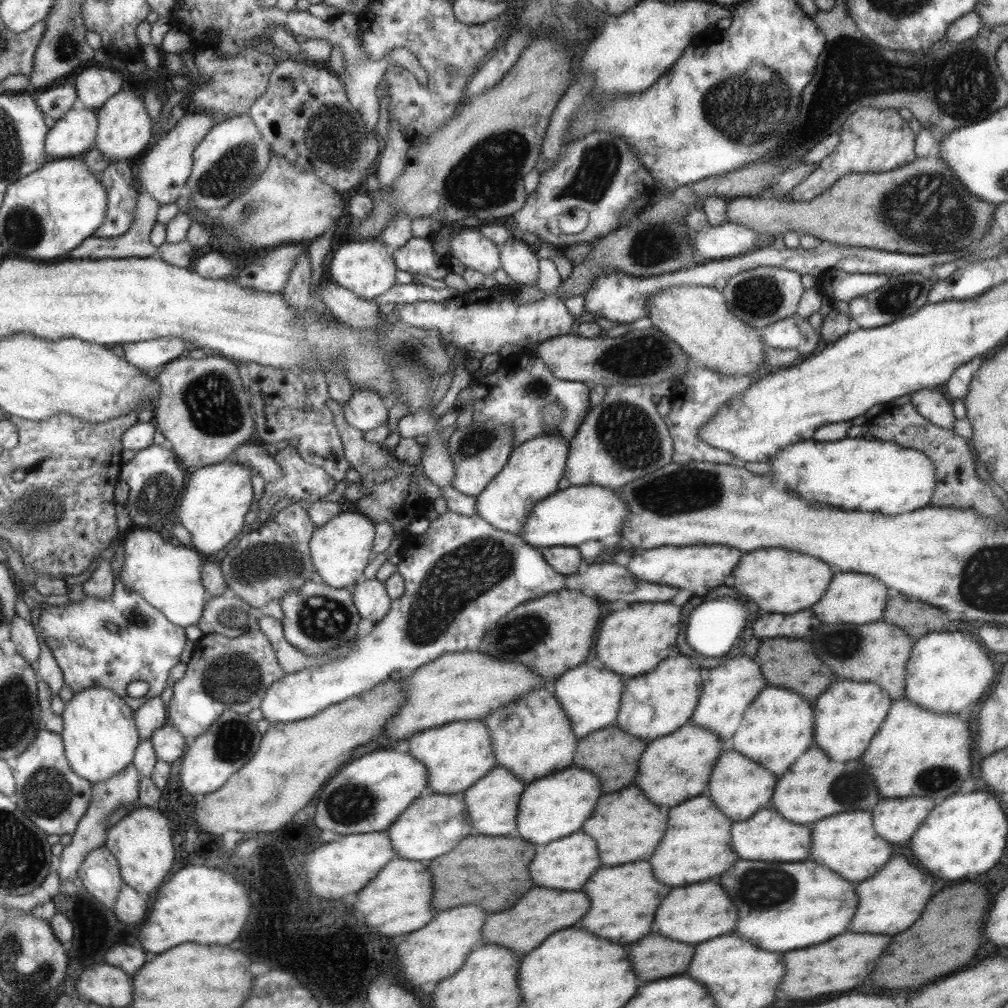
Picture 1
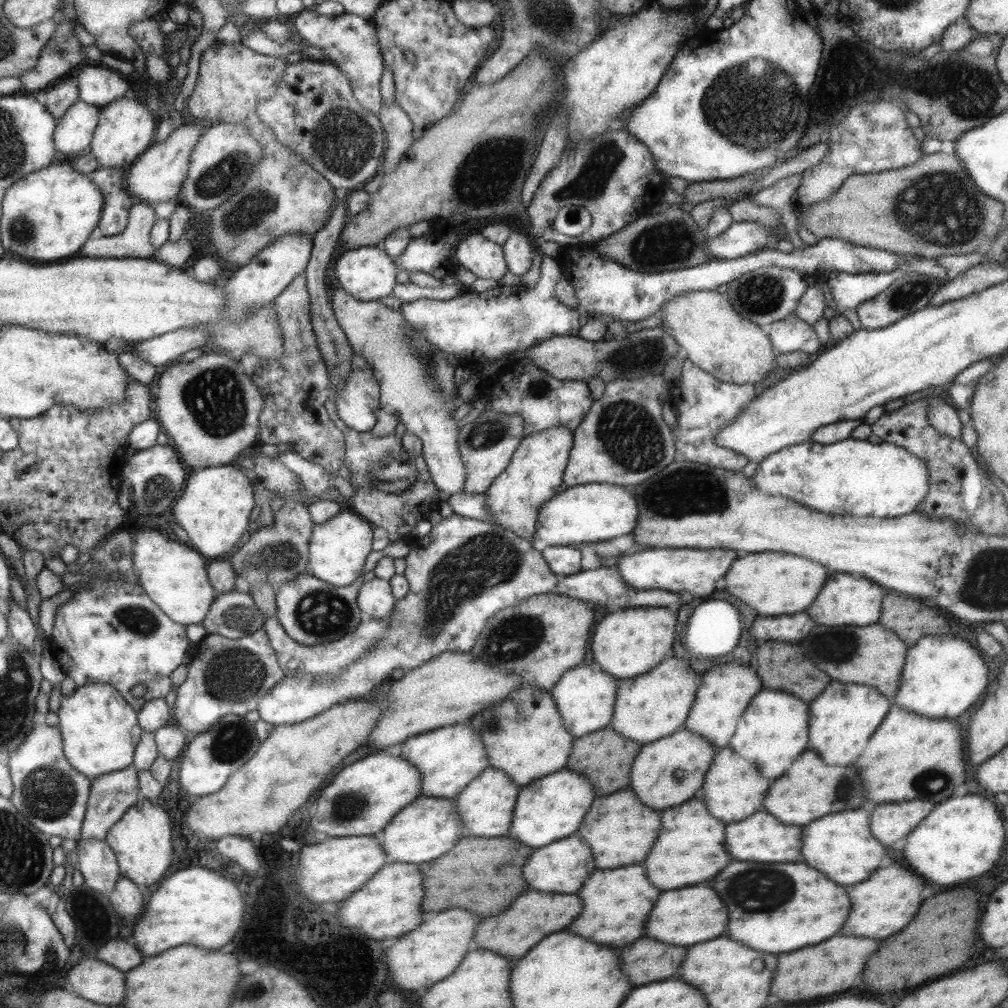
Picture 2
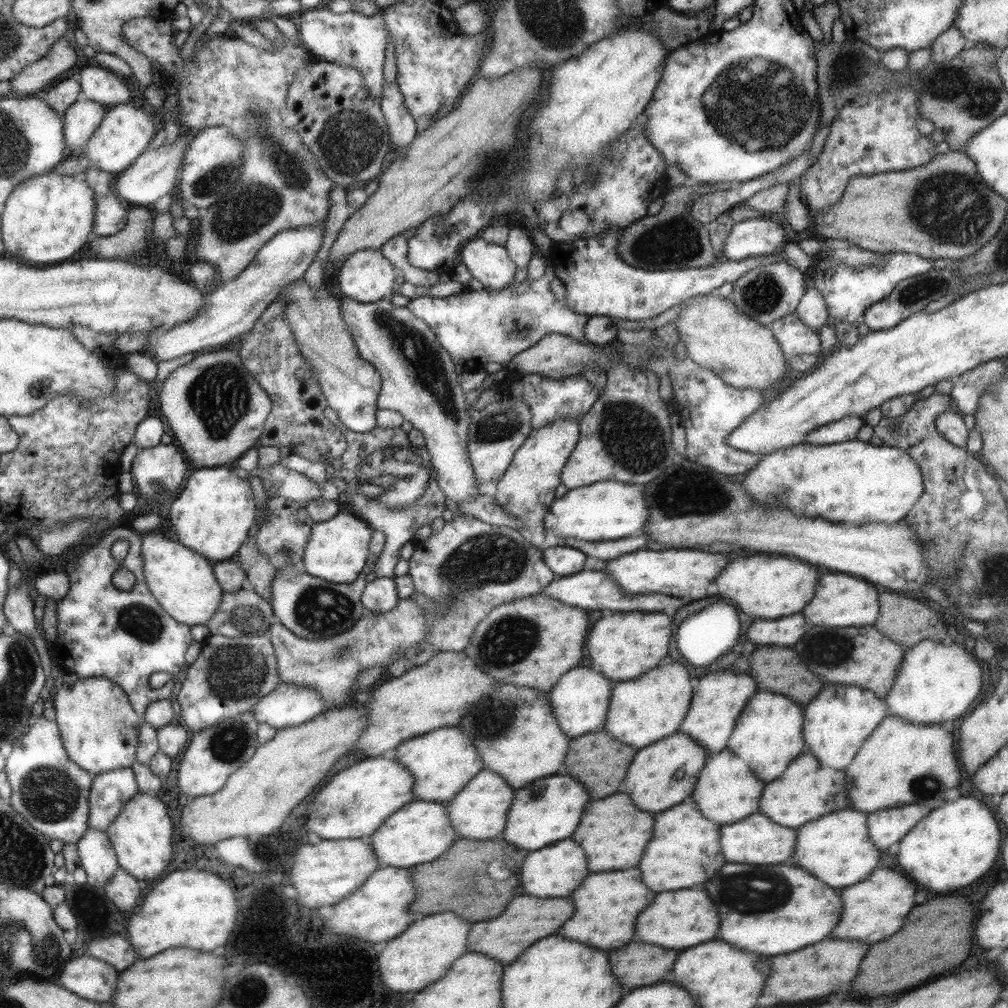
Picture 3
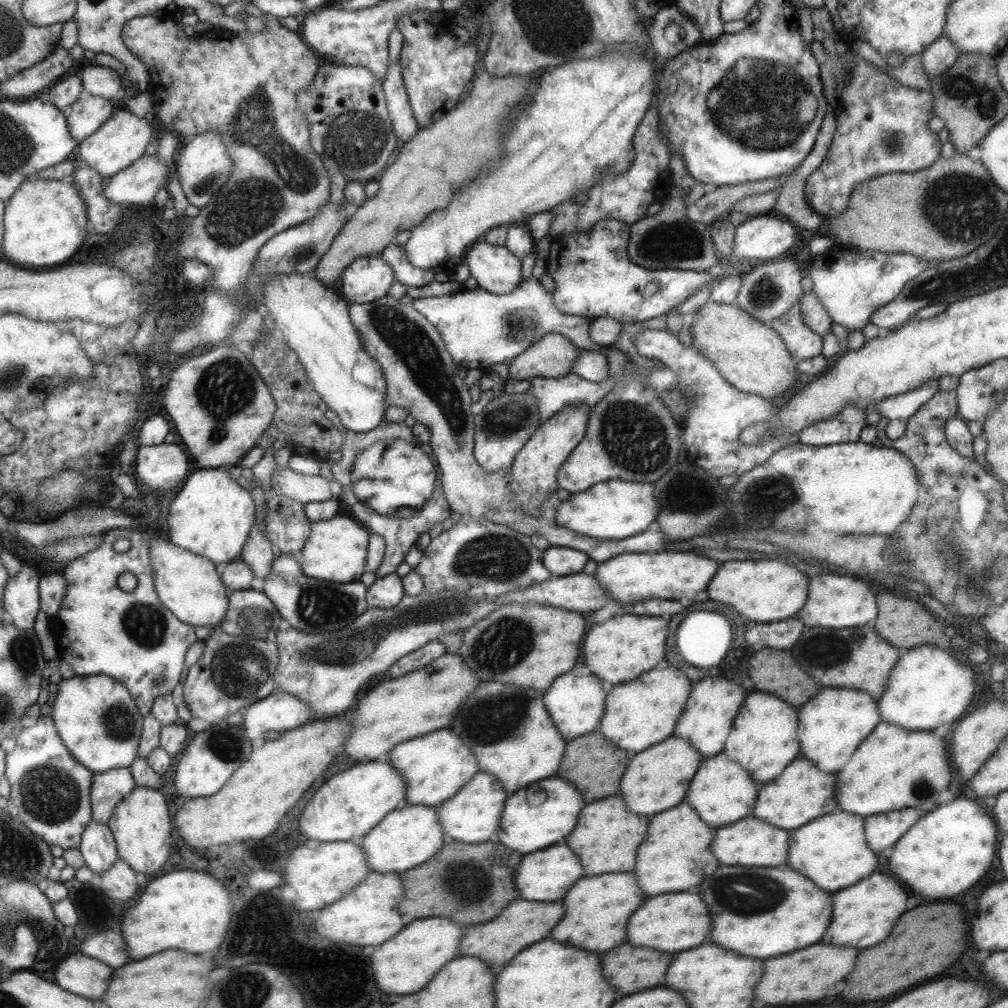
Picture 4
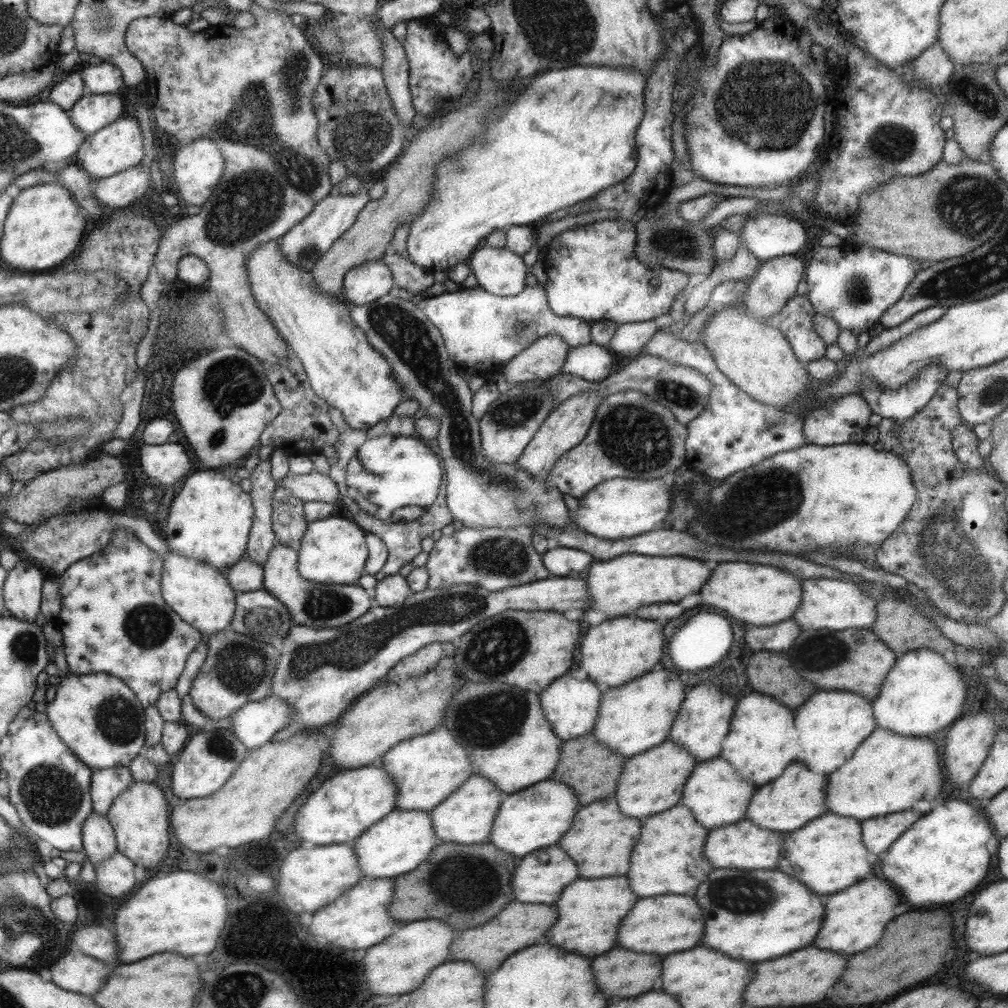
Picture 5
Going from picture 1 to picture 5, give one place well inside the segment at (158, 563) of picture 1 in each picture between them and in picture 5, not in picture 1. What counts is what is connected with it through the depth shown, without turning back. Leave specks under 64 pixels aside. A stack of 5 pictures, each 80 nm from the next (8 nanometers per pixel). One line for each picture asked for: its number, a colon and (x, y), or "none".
2: (173, 575)
3: (181, 581)
4: (188, 585)
5: (198, 593)

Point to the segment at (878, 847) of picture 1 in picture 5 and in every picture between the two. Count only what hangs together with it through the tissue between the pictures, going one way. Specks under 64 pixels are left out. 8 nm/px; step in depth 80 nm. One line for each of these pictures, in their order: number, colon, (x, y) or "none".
2: (841, 846)
3: (836, 848)
4: (831, 851)
5: (826, 854)

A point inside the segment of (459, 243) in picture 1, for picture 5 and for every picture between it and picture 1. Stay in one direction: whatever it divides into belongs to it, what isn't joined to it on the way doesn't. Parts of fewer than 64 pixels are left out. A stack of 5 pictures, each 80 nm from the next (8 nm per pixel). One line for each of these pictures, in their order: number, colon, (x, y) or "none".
2: (473, 252)
3: (488, 262)
4: (496, 270)
5: (499, 271)

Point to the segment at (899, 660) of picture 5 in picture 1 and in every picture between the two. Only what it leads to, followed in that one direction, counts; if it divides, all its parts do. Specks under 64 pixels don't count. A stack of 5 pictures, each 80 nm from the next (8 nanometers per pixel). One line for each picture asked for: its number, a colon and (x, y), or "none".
1: (947, 671)
2: (942, 676)
3: (935, 682)
4: (928, 686)

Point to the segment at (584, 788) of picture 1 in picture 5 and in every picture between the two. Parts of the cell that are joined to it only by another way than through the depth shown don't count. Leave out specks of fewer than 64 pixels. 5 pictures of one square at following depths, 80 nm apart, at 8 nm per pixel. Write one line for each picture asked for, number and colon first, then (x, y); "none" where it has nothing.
2: (552, 807)
3: (548, 809)
4: (534, 817)
5: (535, 817)

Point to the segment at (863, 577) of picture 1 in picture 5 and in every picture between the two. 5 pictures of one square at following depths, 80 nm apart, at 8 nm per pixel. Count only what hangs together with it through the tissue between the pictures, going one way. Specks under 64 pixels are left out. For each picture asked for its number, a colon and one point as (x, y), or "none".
2: (844, 599)
3: (839, 600)
4: (834, 601)
5: (826, 603)

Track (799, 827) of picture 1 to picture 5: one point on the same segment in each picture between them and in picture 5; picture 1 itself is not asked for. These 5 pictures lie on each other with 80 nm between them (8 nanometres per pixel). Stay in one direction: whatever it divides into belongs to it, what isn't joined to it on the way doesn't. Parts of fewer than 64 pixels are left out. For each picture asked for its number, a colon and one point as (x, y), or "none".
2: (761, 837)
3: (755, 838)
4: (750, 842)
5: (743, 844)

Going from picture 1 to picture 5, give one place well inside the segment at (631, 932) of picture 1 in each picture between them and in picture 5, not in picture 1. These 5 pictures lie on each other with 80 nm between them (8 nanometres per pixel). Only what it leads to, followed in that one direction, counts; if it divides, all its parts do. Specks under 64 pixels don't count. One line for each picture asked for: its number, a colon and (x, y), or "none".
2: (616, 902)
3: (606, 903)
4: (596, 909)
5: (590, 909)

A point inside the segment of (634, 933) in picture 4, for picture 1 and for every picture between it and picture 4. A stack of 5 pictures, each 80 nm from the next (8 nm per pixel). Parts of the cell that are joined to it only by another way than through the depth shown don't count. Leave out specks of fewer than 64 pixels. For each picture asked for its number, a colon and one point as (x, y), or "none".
1: (702, 910)
2: (694, 914)
3: (680, 919)

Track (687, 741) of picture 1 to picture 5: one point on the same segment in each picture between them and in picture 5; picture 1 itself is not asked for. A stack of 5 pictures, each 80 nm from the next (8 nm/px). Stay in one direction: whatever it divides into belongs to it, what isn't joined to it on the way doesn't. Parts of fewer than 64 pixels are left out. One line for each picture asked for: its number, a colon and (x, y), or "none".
2: (666, 772)
3: (663, 774)
4: (656, 779)
5: (651, 782)

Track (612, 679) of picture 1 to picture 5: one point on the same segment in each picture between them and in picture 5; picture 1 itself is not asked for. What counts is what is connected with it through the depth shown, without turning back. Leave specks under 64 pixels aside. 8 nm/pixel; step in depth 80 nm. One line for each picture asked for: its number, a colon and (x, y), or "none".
2: (584, 696)
3: (579, 700)
4: (575, 704)
5: (571, 706)

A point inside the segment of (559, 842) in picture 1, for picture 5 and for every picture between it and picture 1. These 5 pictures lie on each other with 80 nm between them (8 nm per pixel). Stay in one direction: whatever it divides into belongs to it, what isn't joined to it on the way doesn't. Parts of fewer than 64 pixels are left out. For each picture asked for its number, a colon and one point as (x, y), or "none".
2: (561, 866)
3: (557, 869)
4: (545, 875)
5: (536, 881)

